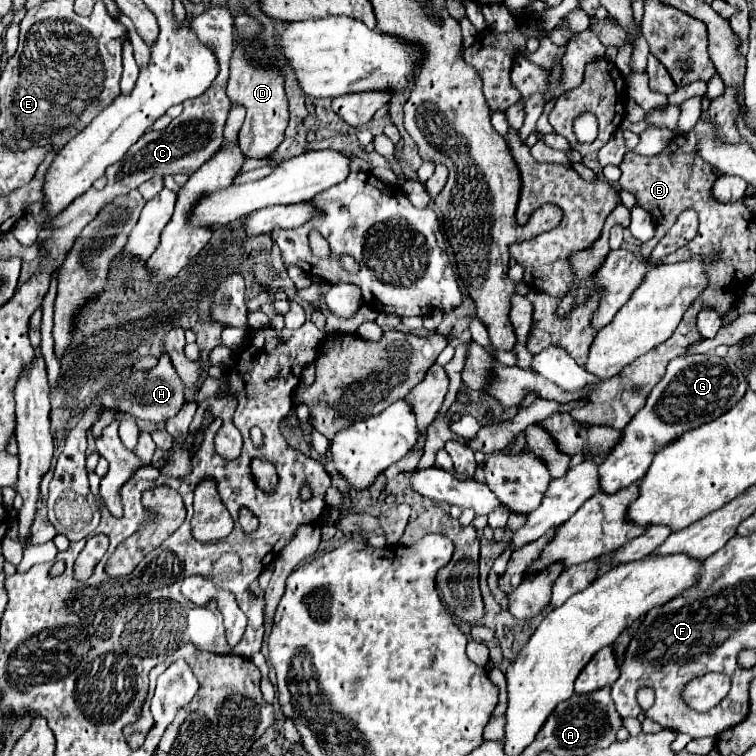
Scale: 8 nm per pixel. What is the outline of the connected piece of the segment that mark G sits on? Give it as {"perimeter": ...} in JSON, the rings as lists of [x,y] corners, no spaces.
{"perimeter":[[[687,354],[673,358],[667,364],[665,376],[649,392],[645,406],[625,426],[623,438],[599,466],[601,490],[613,494],[633,482],[643,480],[653,462],[653,456],[661,448],[675,442],[683,432],[713,422],[727,410],[731,410],[745,396],[745,390],[745,372],[731,360],[709,354]]]}

